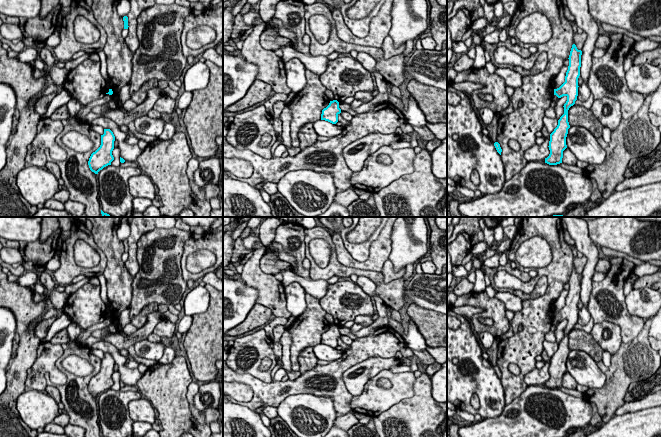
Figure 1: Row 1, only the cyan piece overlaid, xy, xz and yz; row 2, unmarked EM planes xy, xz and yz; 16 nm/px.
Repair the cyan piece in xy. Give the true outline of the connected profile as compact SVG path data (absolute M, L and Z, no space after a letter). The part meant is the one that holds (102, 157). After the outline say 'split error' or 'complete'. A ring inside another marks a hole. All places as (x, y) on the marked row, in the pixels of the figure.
M104 129L104 134L101 135L100 147L91 154L88 165L92 172L98 174L104 167L111 165L114 160L112 151L114 149L115 136L110 129Z; complete

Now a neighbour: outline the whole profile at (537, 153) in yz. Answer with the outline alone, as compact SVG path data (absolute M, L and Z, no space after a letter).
M546 138L541 145L534 144L524 152L527 162L542 162L550 154L549 138Z

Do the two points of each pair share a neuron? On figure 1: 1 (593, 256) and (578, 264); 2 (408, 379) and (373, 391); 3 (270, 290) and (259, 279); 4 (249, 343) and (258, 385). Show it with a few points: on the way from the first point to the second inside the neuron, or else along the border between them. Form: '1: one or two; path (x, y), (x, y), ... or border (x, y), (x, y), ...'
1: two; border (584, 256), (586, 264), (580, 273)
2: one; path (399, 388), (393, 394), (382, 394)
3: one; path (267, 287), (262, 282)
4: two; border (234, 370), (250, 373), (263, 381), (271, 382)

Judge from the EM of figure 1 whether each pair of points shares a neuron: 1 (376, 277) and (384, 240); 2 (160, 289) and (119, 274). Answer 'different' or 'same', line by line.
1: different
2: different

